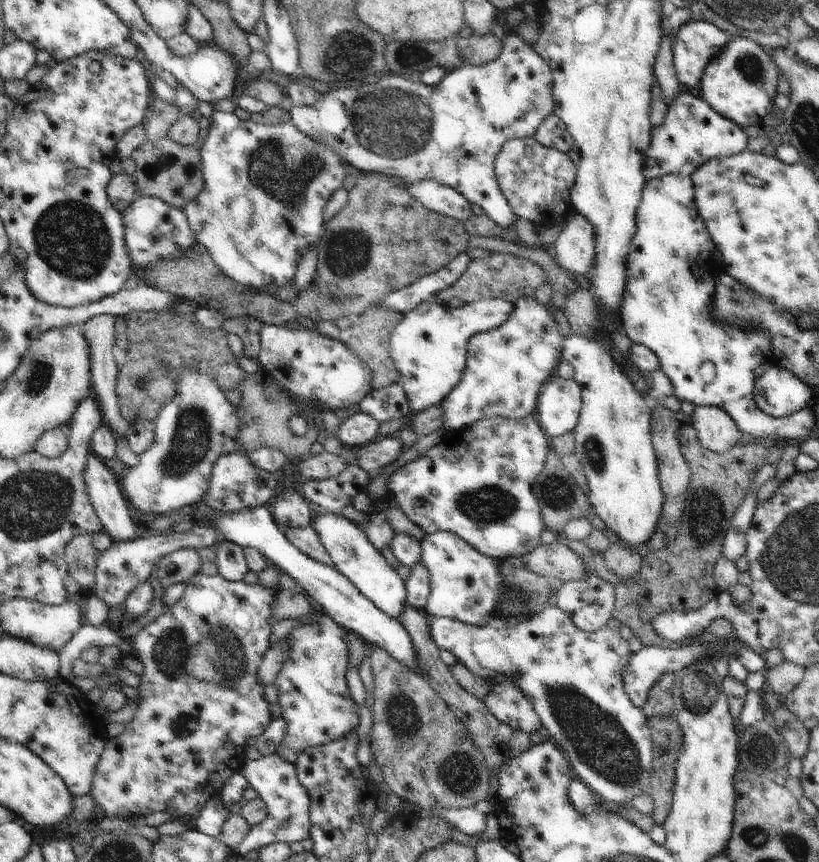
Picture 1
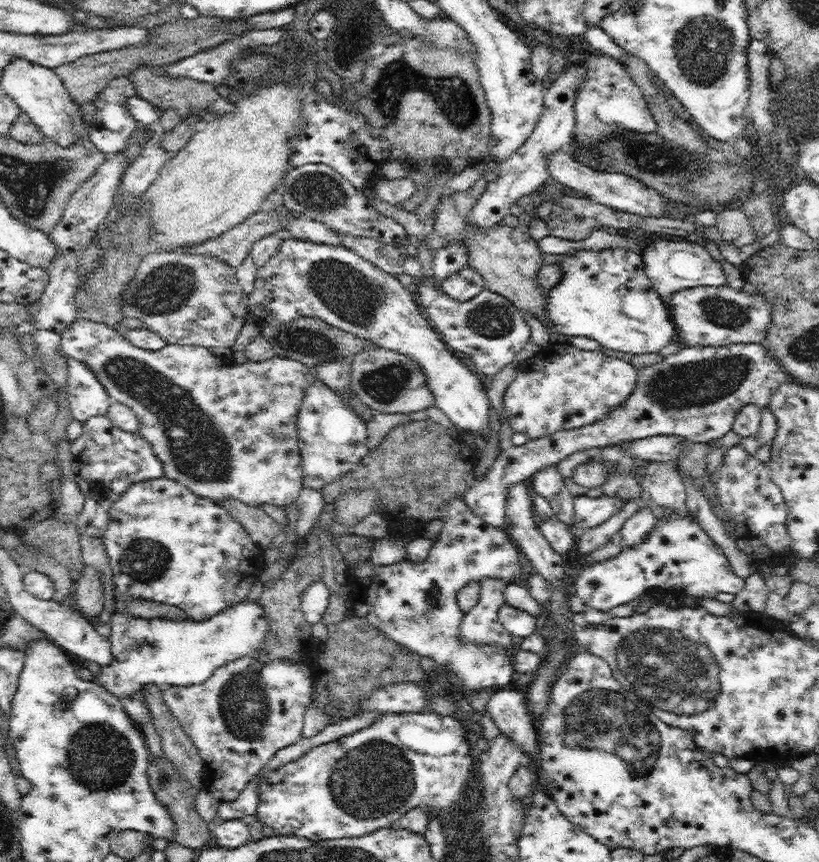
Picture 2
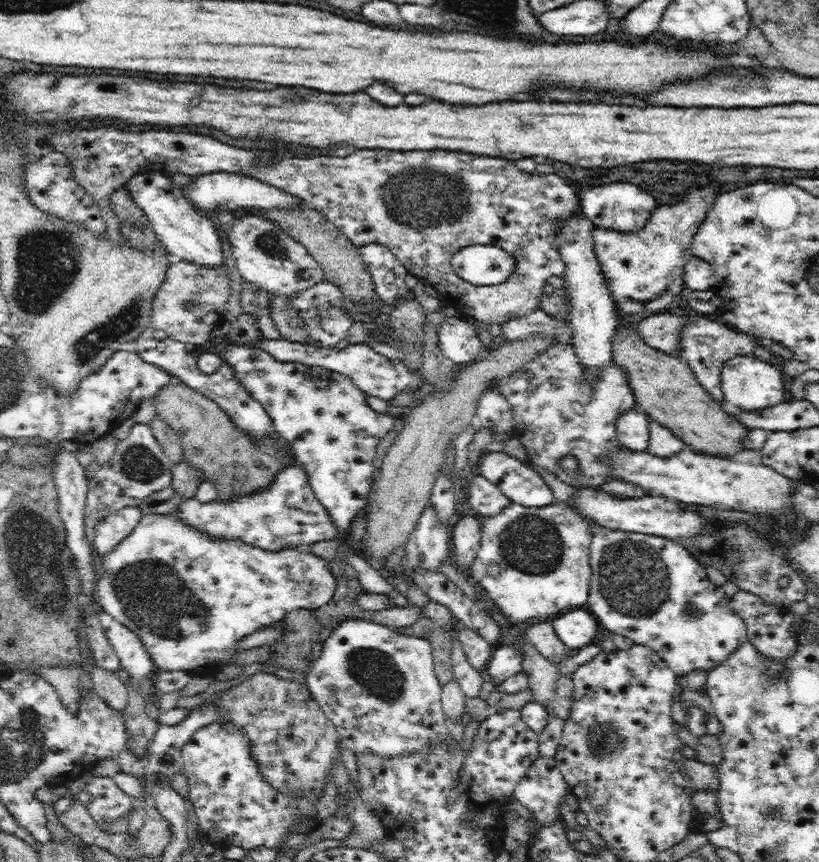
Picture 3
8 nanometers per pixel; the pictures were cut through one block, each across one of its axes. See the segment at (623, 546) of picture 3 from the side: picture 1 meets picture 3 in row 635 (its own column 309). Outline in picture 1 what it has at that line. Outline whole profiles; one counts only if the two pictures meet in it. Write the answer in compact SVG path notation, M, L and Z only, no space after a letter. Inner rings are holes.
M322 610L318 612L322 614L320 622L302 622L302 626L283 638L290 650L284 668L273 682L278 688L281 718L288 724L275 752L292 763L304 749L342 740L360 724L360 708L346 684L349 664L346 629Z

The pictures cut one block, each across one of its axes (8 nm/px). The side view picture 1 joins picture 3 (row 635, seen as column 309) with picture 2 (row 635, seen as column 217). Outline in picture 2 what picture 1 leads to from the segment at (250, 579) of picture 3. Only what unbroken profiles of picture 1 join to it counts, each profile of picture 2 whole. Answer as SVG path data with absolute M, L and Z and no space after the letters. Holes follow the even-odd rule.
M244 600L201 621L194 621L190 618L188 620L148 619L134 617L126 612L114 612L110 623L109 641L111 642L112 658L107 665L100 667L100 673L94 679L120 701L126 696L137 696L145 684L170 684L170 686L202 684L219 666L224 666L226 663L242 657L260 658L258 656L259 648L269 627L268 617L259 600L257 602Z

